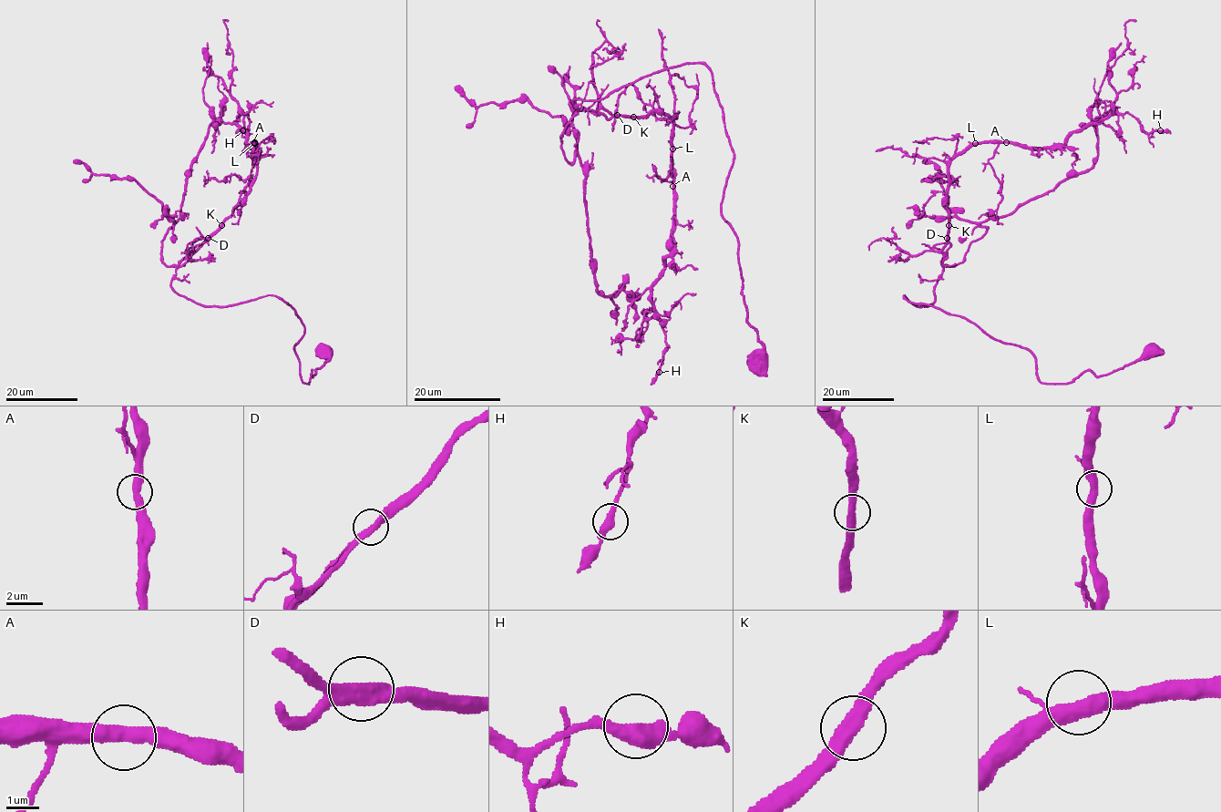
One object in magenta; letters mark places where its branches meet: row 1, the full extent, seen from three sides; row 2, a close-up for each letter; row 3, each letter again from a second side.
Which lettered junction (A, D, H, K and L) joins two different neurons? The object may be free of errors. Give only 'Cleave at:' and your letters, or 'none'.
Cleave at: none

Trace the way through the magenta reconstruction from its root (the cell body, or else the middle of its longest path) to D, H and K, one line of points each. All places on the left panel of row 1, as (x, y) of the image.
D: (324, 349), (304, 383), (304, 325), (288, 303), (179, 295), (176, 269), (207, 238)
H: (324, 349), (304, 383), (288, 303), (170, 284), (193, 159), (214, 120), (242, 130)
K: (324, 349), (304, 383), (304, 325), (288, 303), (203, 306), (173, 289), (221, 225)

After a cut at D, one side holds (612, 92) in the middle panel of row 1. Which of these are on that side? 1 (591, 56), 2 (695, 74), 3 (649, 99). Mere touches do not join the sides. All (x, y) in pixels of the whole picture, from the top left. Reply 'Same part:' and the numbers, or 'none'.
Same part: 1

